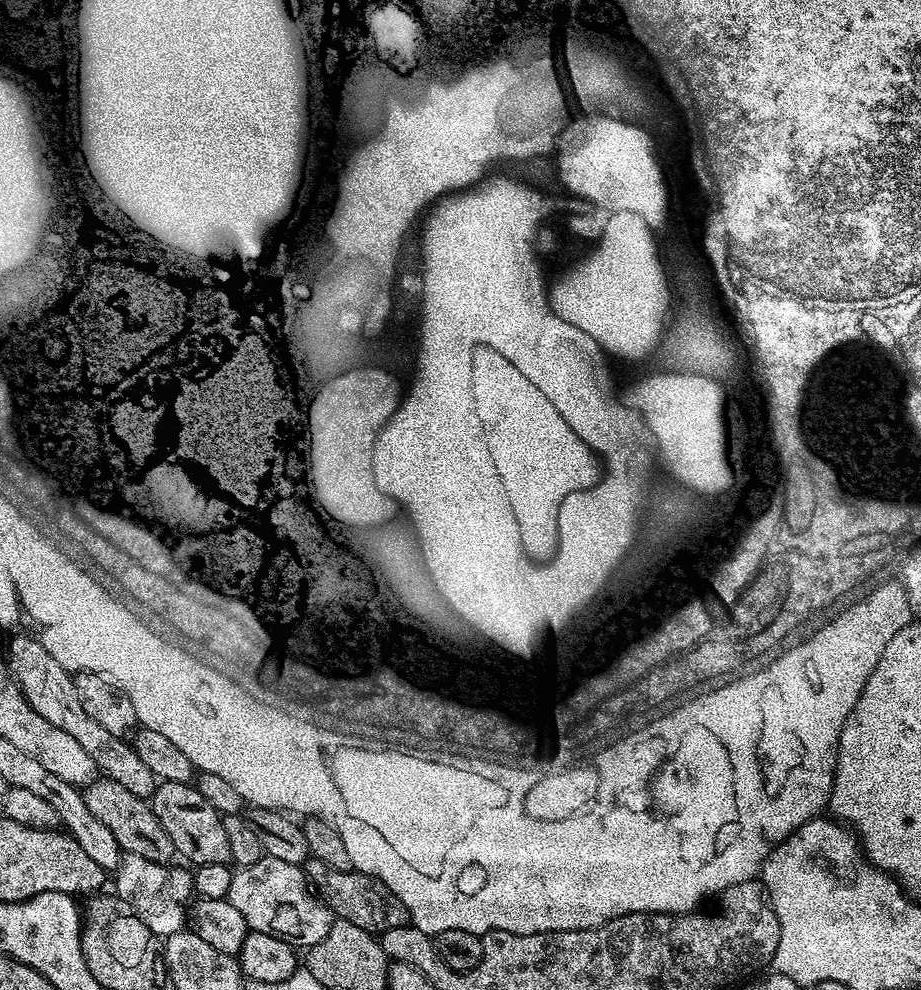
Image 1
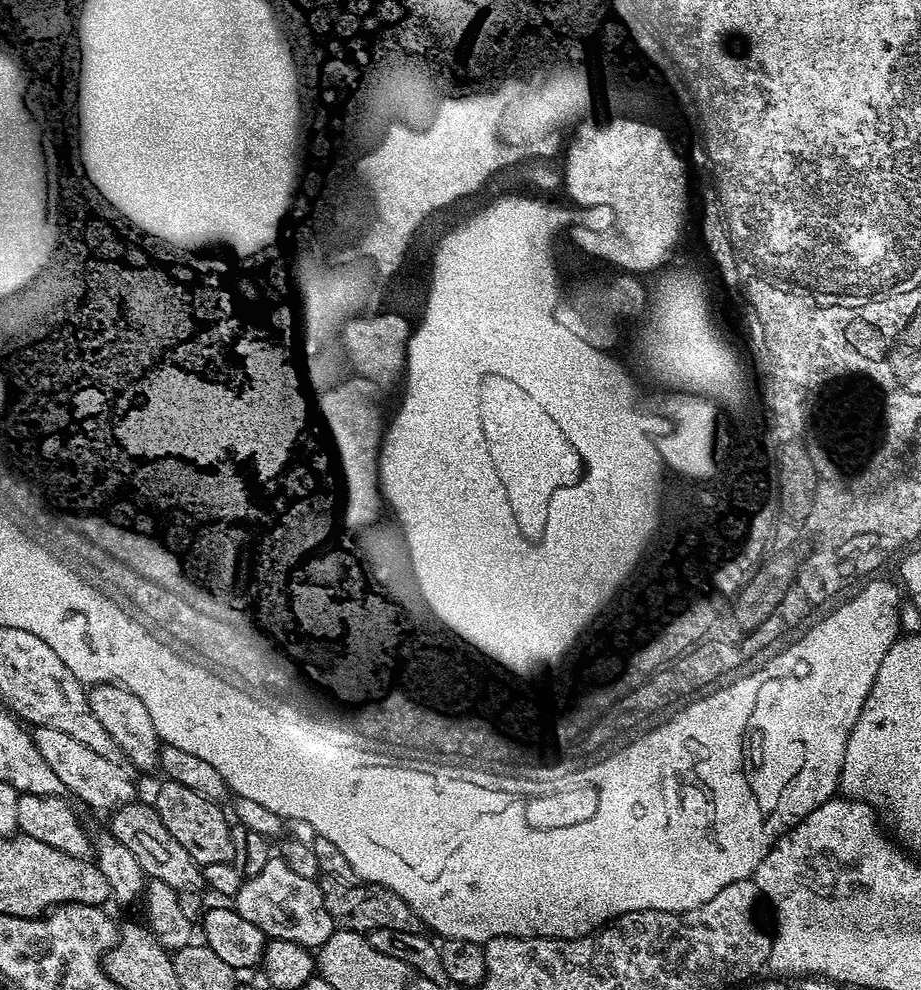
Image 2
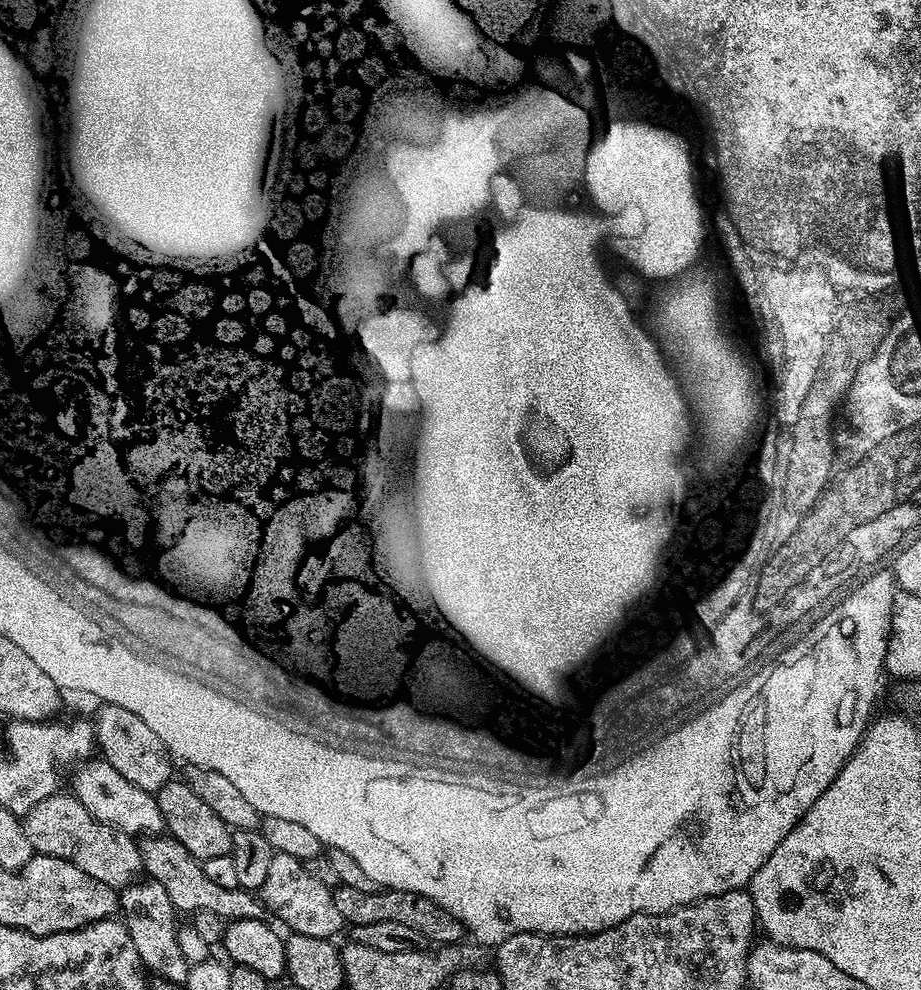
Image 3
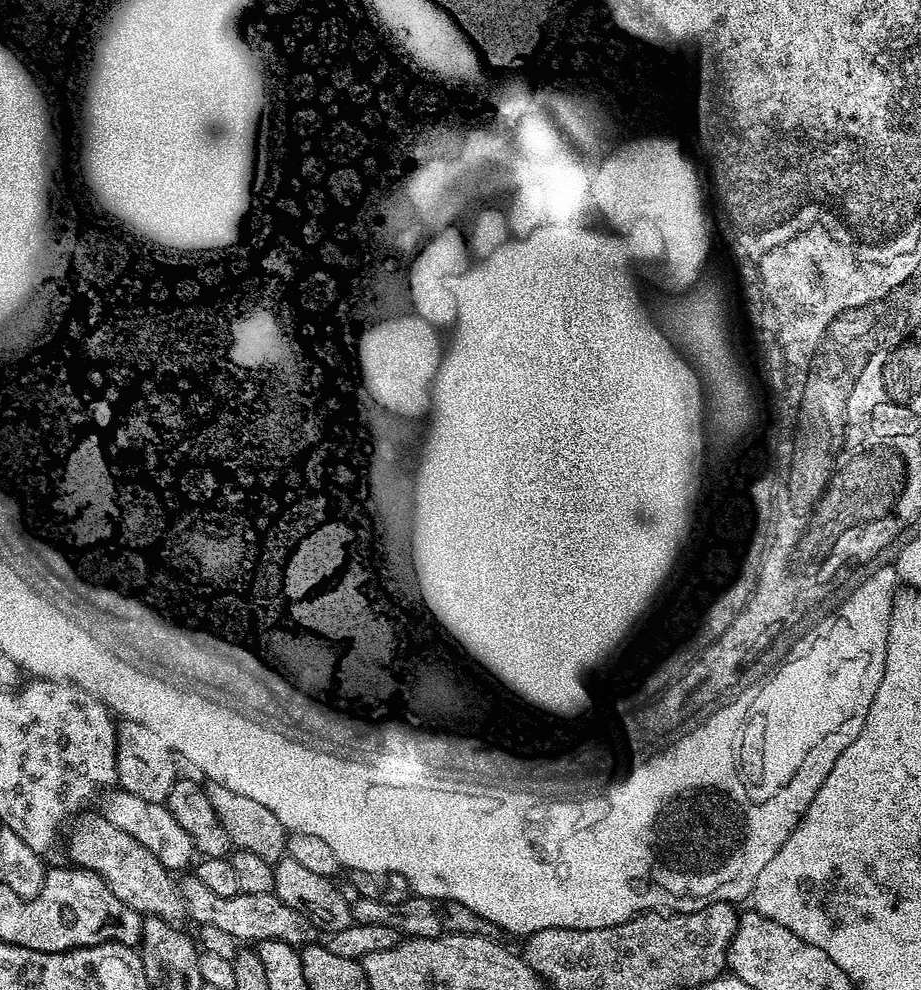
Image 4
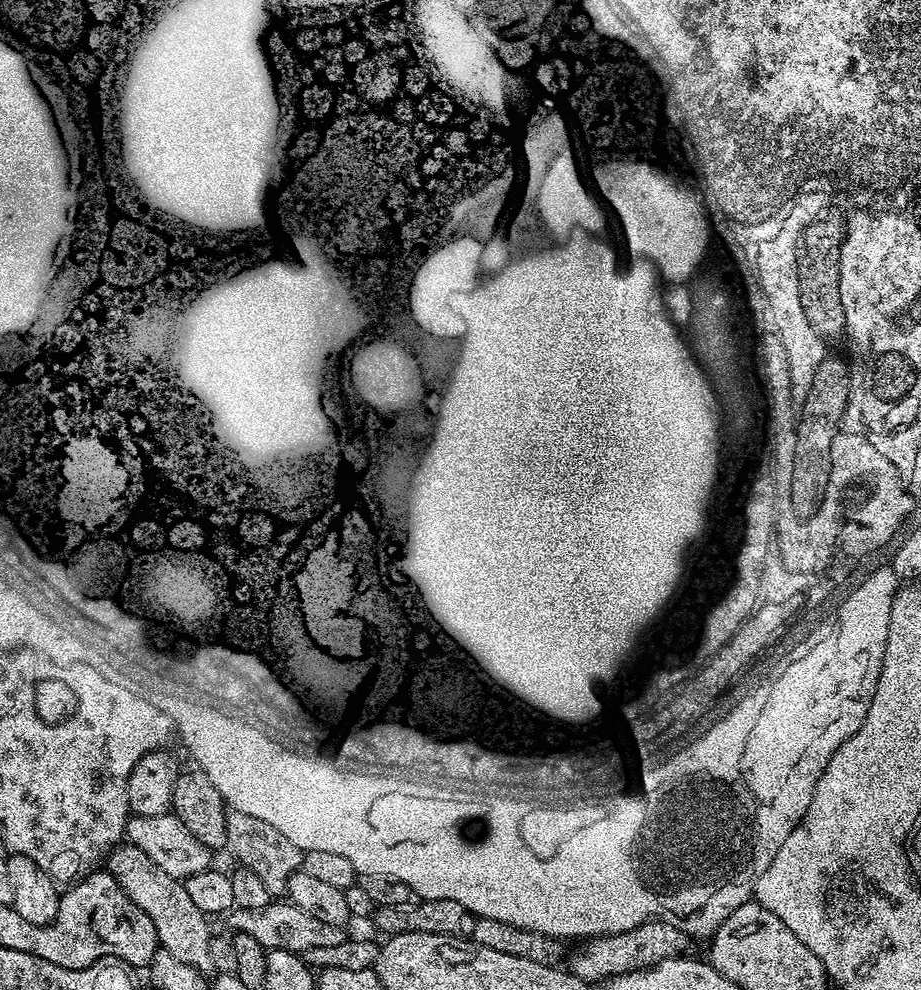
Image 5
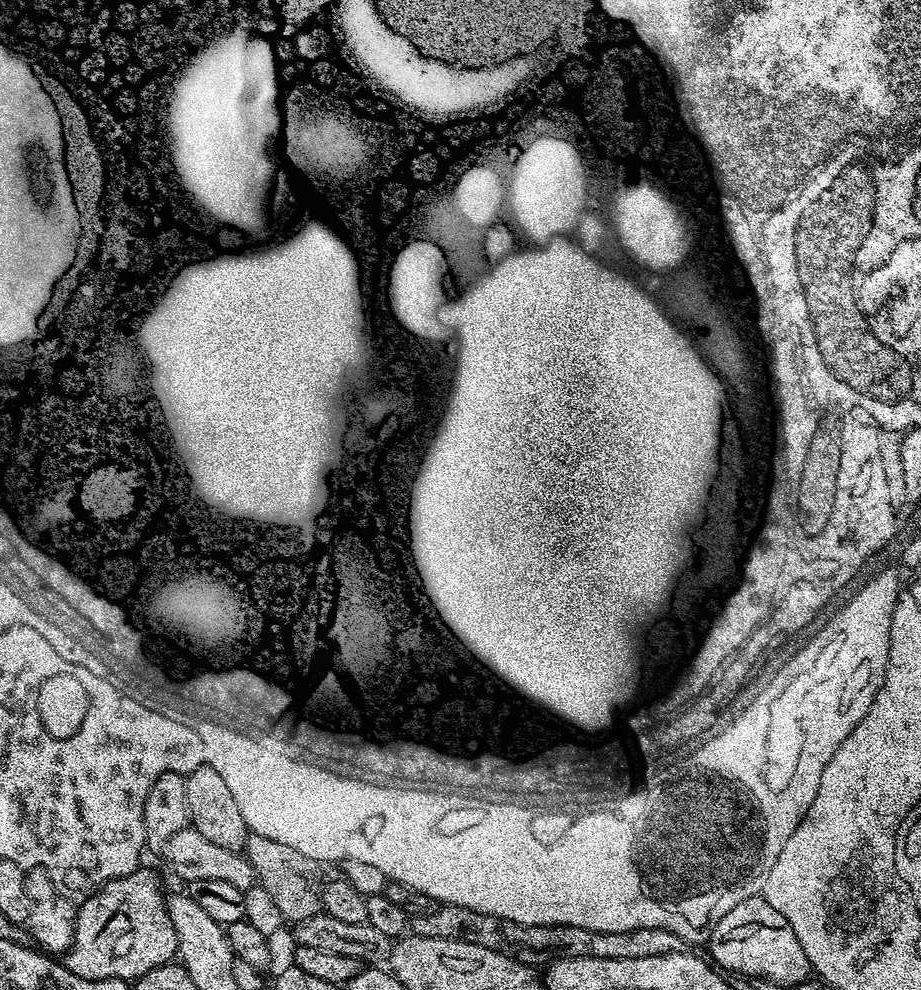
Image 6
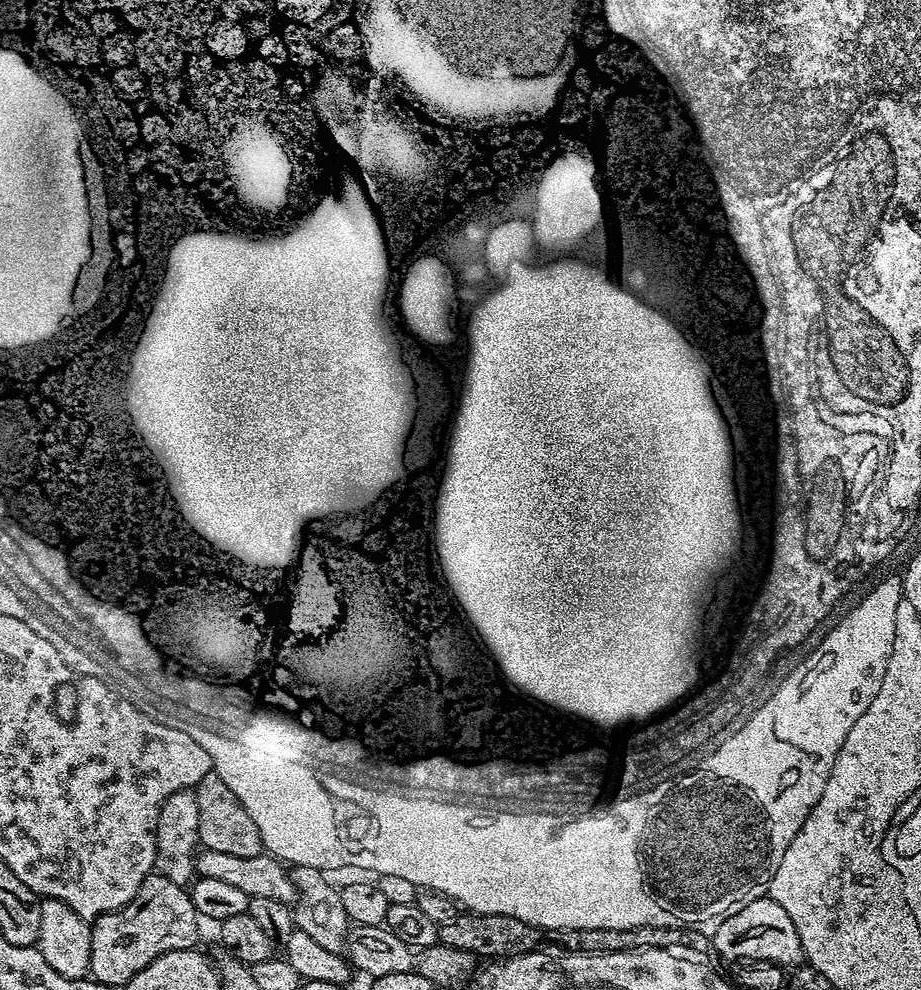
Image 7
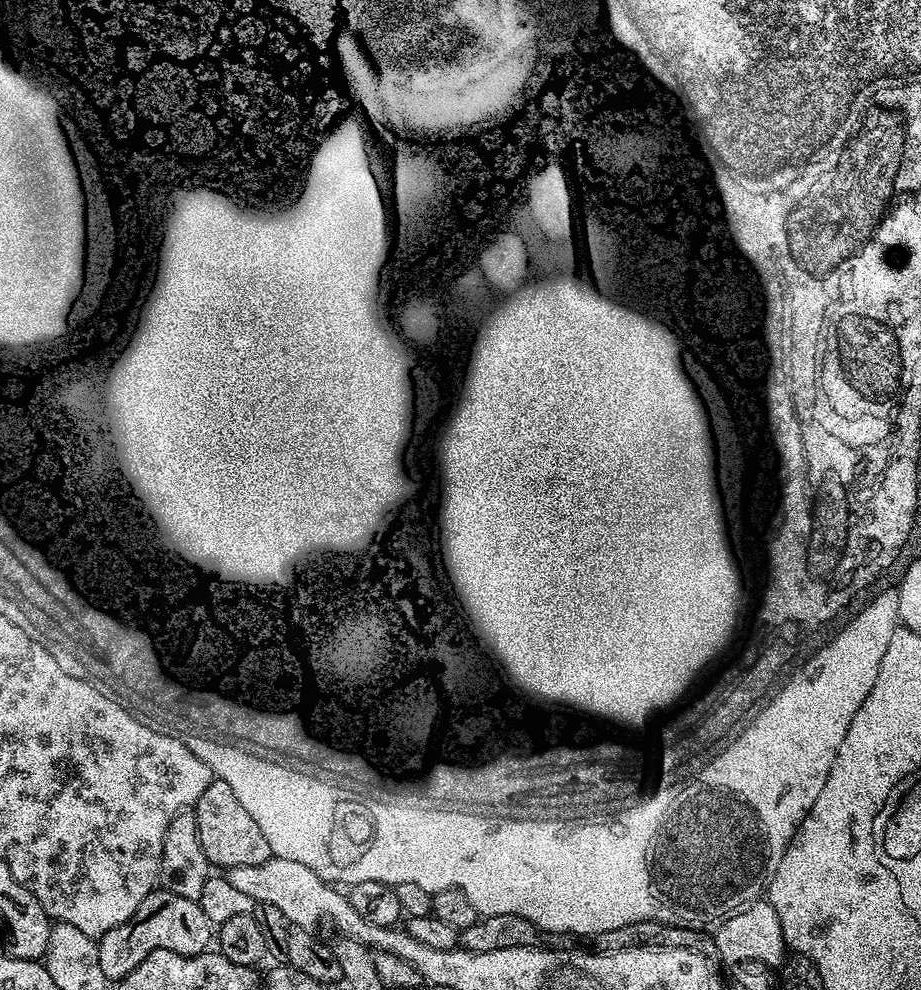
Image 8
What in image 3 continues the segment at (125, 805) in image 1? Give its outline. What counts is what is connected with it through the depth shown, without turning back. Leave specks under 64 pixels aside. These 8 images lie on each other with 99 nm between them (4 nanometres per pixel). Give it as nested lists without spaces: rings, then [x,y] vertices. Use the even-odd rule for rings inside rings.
[[[164,834],[146,836],[139,841],[139,846],[140,856],[144,859],[144,872],[166,889],[166,894],[170,894],[170,902],[175,906],[177,913],[195,914],[209,911],[225,922],[265,919],[266,909],[259,895],[241,887],[222,890],[222,886],[206,878],[203,863],[194,859],[186,850],[186,846],[182,846],[176,840]]]

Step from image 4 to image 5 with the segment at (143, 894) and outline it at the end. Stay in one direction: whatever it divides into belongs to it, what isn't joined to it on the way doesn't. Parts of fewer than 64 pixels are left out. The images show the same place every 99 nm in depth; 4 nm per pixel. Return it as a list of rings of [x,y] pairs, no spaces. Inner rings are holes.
[[[131,842],[121,843],[106,857],[107,871],[120,883],[122,890],[154,922],[159,947],[186,966],[200,964],[199,970],[208,974],[213,971],[210,958],[210,942],[213,929],[208,929],[209,917],[190,899],[187,887],[177,877],[166,874],[146,853]]]

